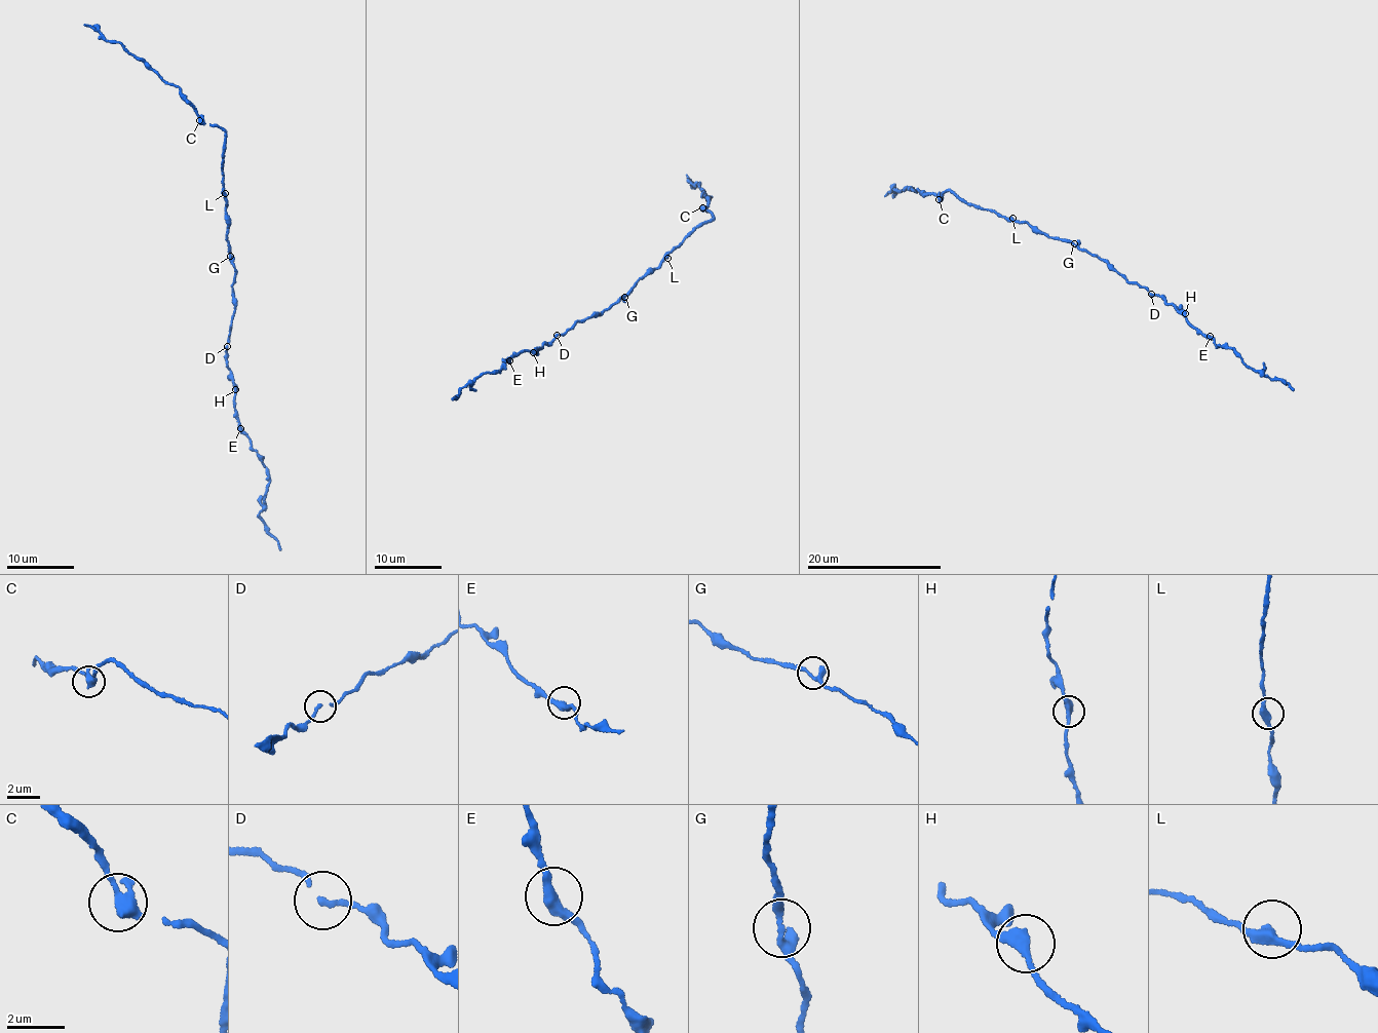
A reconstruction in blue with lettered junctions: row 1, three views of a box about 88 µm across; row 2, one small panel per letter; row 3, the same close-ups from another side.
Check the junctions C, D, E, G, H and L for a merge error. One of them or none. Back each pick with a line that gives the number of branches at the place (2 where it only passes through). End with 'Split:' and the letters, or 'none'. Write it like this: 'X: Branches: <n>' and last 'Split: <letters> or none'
Split: none

